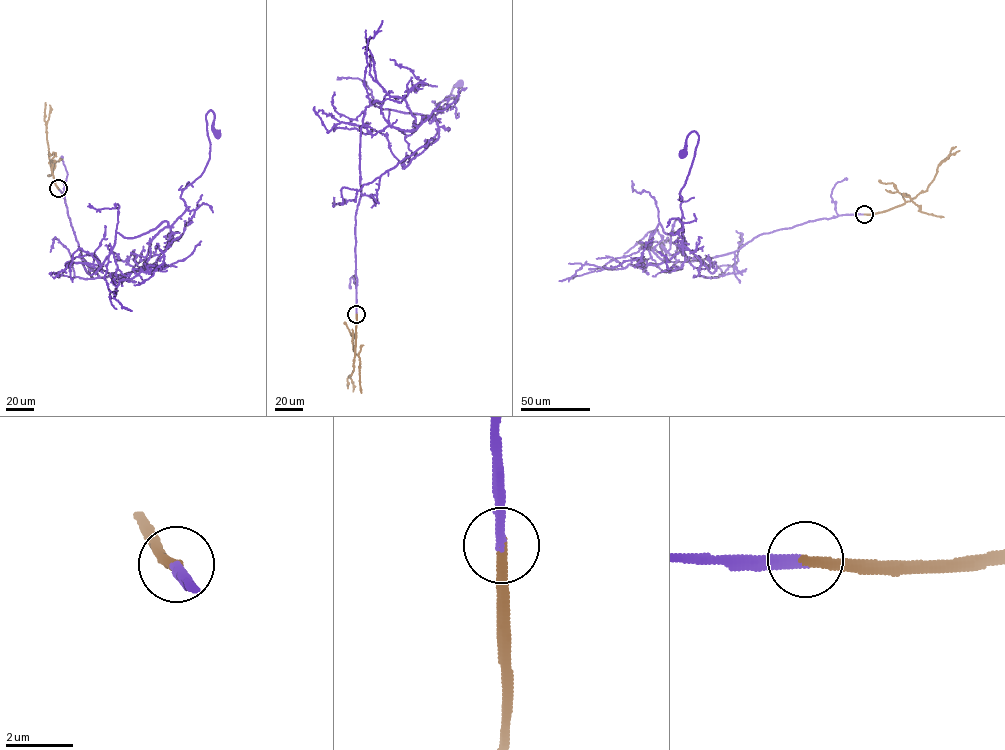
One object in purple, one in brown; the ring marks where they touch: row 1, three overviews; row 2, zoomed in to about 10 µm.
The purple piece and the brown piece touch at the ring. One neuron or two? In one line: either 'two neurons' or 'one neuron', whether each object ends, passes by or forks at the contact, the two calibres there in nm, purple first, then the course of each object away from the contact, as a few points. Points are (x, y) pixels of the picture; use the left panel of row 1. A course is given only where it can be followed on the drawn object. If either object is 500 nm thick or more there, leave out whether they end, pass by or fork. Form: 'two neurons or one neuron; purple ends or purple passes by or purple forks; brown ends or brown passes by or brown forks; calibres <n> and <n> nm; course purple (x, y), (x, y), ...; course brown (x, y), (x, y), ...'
one neuron; purple ends; brown ends; calibres 320 and 320 nm; course purple (58, 189), (91, 275), (116, 233), (135, 237), (181, 215), (181, 194), (209, 159), (211, 110), (217, 135); course brown (58, 189), (48, 153), (46, 124), (49, 105)

